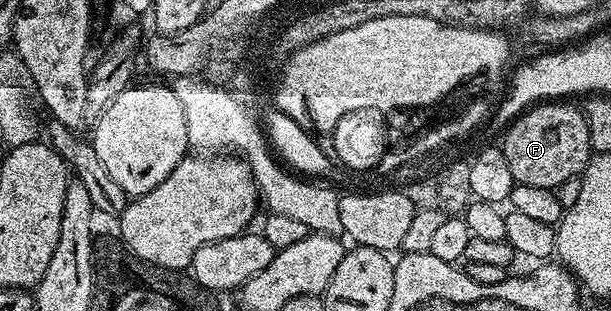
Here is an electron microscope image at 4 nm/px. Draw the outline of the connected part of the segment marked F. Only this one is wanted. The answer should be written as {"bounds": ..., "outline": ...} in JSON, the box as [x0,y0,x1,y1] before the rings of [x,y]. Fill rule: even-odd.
{"bounds":[502,100,594,188],"outline":[[[549,100],[539,103],[531,110],[524,111],[507,130],[503,131],[502,149],[506,164],[510,164],[513,183],[534,184],[538,188],[555,188],[571,177],[580,177],[584,166],[594,151],[590,144],[590,128],[584,119],[583,109],[579,105],[571,106],[568,100]]]}

